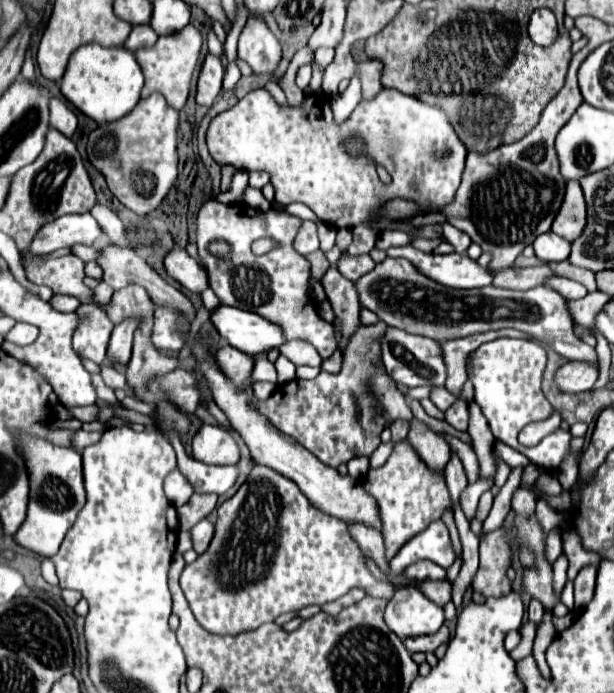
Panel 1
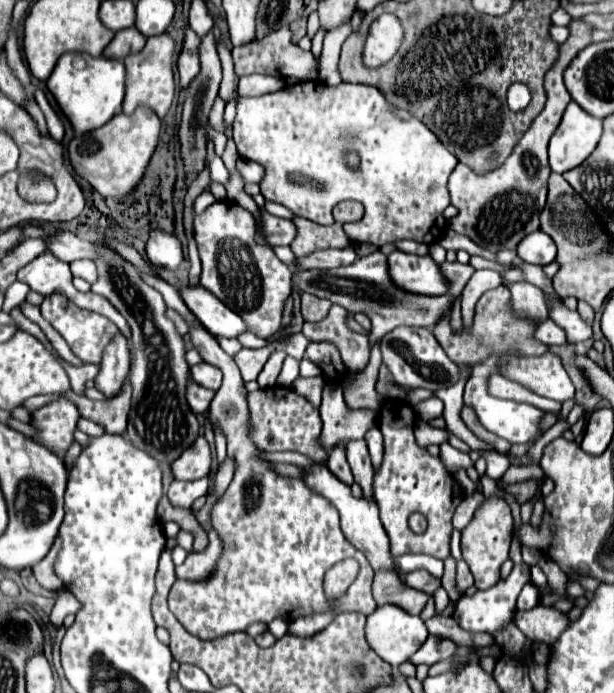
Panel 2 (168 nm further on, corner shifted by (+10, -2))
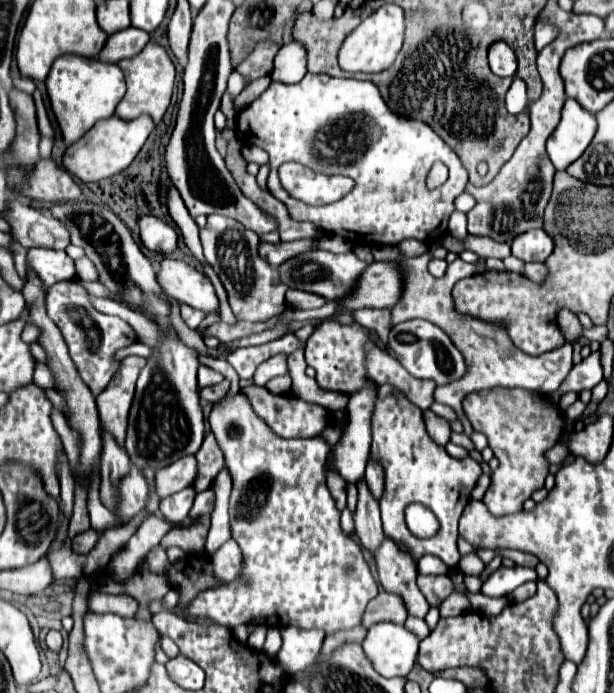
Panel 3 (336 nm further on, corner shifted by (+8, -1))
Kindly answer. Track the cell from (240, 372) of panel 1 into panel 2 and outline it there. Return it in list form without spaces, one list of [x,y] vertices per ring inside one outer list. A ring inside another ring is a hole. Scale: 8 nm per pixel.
[[[200,362],[200,364],[192,366],[190,374],[192,374],[194,382],[198,382],[200,386],[206,386],[206,388],[210,388],[214,392],[222,384],[222,372],[220,372],[220,368],[216,368],[212,364],[206,364],[206,362]]]

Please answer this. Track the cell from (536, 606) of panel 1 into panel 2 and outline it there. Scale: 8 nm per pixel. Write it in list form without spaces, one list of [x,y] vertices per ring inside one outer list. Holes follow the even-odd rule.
[[[526,584],[526,586],[522,588],[522,592],[520,592],[520,596],[518,596],[516,608],[518,608],[518,610],[530,610],[530,608],[534,608],[538,602],[540,602],[538,590],[536,590],[532,584]]]

